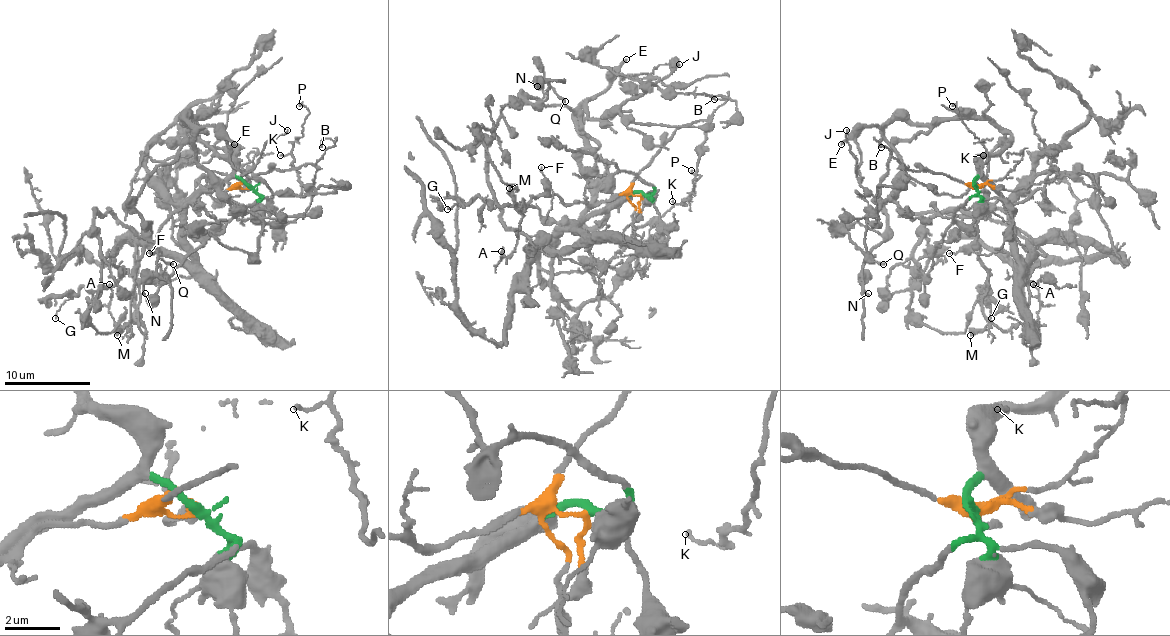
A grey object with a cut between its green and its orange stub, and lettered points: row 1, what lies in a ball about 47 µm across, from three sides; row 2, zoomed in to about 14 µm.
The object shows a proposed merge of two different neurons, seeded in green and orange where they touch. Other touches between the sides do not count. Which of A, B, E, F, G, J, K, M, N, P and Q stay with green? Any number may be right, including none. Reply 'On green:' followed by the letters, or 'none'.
On green: E, J, N, Q

